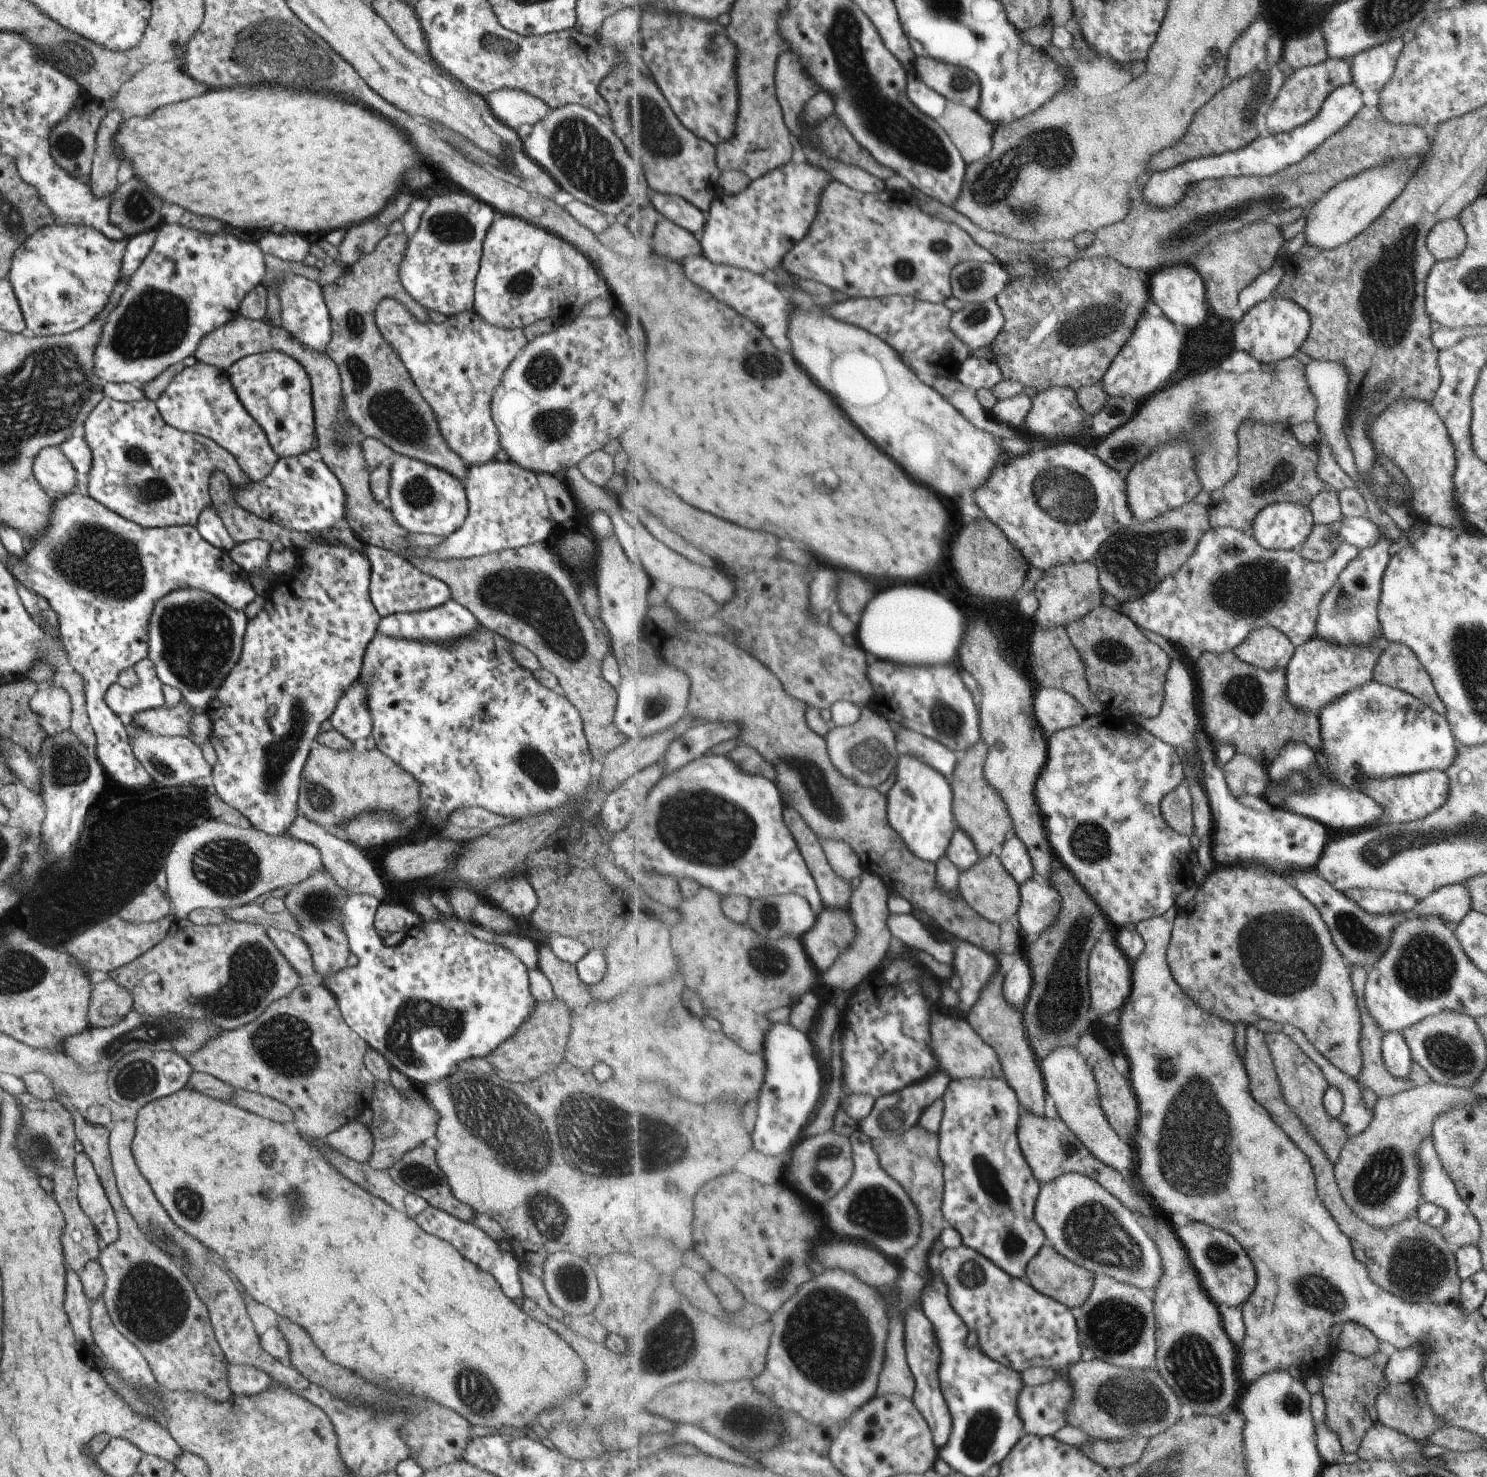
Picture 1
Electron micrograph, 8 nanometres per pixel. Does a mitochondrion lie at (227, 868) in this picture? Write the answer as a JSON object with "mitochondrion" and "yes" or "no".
{"mitochondrion":"yes"}

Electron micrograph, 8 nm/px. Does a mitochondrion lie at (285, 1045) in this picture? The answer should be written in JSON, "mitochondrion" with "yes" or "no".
{"mitochondrion":"yes"}

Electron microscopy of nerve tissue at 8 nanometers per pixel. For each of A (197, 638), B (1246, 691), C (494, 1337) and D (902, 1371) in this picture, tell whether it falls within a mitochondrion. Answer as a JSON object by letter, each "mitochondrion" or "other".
{"A":"mitochondrion","B":"mitochondrion","C":"other","D":"other"}

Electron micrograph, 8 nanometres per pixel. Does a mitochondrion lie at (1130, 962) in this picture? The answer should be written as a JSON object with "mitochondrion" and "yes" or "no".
{"mitochondrion":"no"}

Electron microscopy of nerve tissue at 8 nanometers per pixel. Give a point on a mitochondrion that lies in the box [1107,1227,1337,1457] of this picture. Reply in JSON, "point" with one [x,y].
{"point":[1191,1364]}

